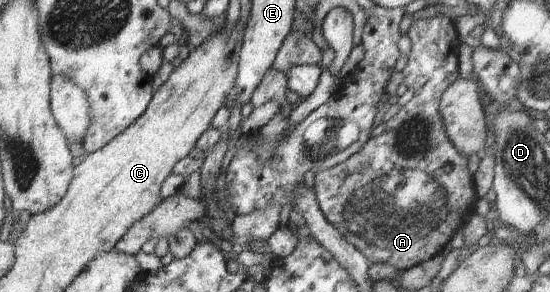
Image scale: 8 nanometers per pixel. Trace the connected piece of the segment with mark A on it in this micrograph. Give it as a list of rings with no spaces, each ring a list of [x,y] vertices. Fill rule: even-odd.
[[[436,16],[434,18],[424,18],[412,21],[408,32],[406,33],[411,39],[411,51],[408,55],[409,60],[407,66],[404,68],[404,83],[413,91],[412,99],[402,106],[391,119],[387,122],[386,130],[379,136],[371,137],[371,139],[363,146],[361,151],[358,151],[355,155],[349,158],[347,161],[329,168],[328,170],[318,171],[314,175],[314,181],[312,189],[316,195],[317,203],[323,212],[323,215],[327,218],[327,221],[335,227],[337,231],[351,244],[360,250],[363,255],[369,259],[370,263],[387,263],[393,265],[398,270],[415,267],[420,263],[429,261],[433,256],[441,253],[443,247],[451,240],[453,234],[457,232],[459,227],[465,225],[468,220],[467,215],[474,211],[475,203],[477,202],[476,193],[474,190],[473,176],[469,173],[467,165],[469,165],[468,159],[464,158],[458,149],[450,142],[450,139],[445,133],[441,114],[439,111],[439,102],[444,91],[459,78],[459,64],[458,64],[458,50],[461,44],[461,37],[456,31],[454,25],[454,17],[449,16]]]

